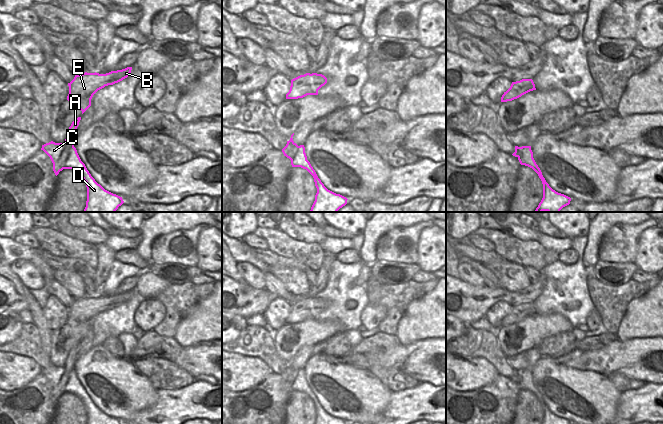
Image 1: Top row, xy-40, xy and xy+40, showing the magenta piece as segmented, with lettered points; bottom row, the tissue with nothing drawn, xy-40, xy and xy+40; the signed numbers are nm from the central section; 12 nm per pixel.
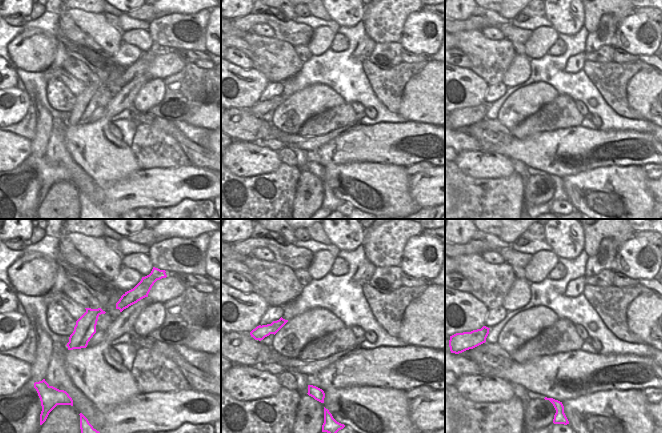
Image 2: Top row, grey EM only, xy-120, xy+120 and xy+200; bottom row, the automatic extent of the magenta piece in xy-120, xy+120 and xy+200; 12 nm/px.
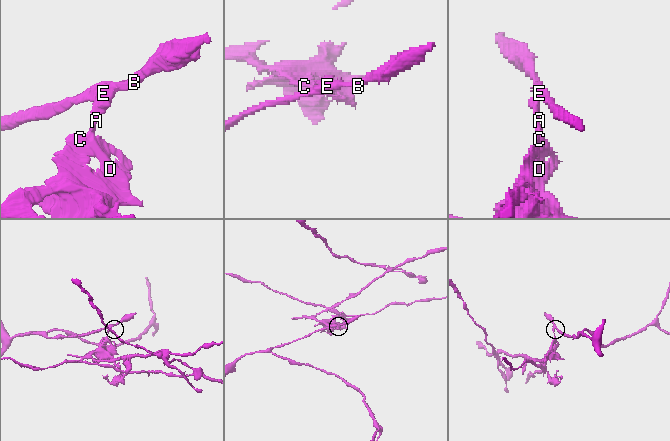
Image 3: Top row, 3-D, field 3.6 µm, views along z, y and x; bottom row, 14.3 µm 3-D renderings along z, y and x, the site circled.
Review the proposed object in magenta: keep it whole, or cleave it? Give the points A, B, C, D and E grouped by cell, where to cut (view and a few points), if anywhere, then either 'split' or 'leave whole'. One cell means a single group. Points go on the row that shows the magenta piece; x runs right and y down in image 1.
groups A B E / C D; cut xy-40 (63, 143), (68, 147), (73, 146); split

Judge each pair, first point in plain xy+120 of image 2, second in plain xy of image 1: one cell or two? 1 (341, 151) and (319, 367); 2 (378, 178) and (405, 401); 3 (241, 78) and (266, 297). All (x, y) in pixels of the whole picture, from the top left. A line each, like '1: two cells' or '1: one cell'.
1: two cells
2: two cells
3: one cell

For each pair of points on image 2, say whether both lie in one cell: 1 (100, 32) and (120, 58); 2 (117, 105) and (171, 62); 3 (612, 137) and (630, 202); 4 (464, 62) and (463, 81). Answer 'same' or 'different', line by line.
1: different
2: different
3: different
4: different

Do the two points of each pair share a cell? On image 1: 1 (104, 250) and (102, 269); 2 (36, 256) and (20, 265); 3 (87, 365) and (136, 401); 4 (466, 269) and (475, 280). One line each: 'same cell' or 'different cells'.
1: same cell
2: different cells
3: same cell
4: same cell

